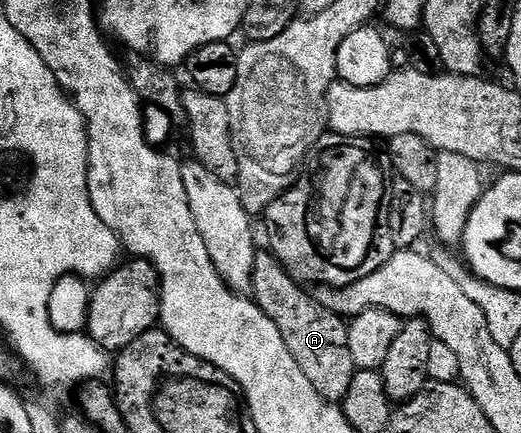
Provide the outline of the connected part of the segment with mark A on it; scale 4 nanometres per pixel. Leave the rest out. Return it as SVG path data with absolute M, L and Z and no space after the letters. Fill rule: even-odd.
M267 250L255 253L251 289L255 303L273 318L277 330L281 330L285 338L285 346L289 346L289 354L293 354L297 366L301 366L301 374L313 382L317 394L332 402L346 400L357 369L347 345L348 325L344 317L325 310L325 306L321 306L304 285L292 278L283 269L283 263Z

